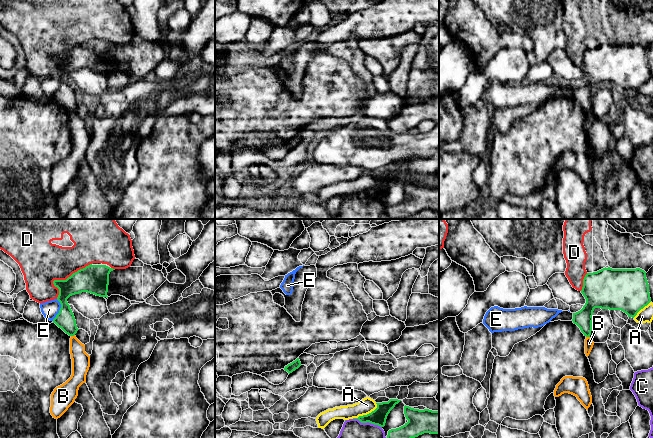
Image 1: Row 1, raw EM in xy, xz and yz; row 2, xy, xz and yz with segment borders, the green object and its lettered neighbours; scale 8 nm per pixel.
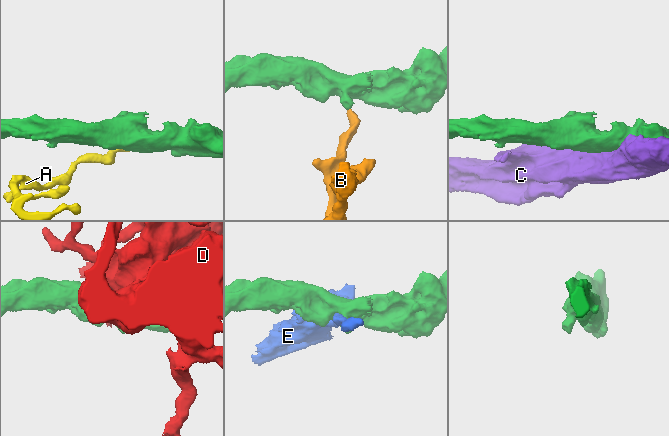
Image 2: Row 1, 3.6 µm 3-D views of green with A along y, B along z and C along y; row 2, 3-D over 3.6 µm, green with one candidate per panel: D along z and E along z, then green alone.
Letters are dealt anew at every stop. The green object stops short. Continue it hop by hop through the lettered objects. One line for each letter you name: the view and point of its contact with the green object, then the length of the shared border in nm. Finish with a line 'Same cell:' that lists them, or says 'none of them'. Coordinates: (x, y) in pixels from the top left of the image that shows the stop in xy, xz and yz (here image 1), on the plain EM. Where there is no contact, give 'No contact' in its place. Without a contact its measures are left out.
Same cell: none of them

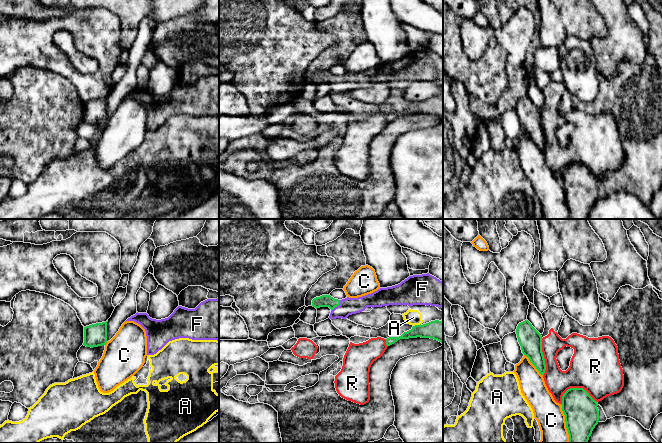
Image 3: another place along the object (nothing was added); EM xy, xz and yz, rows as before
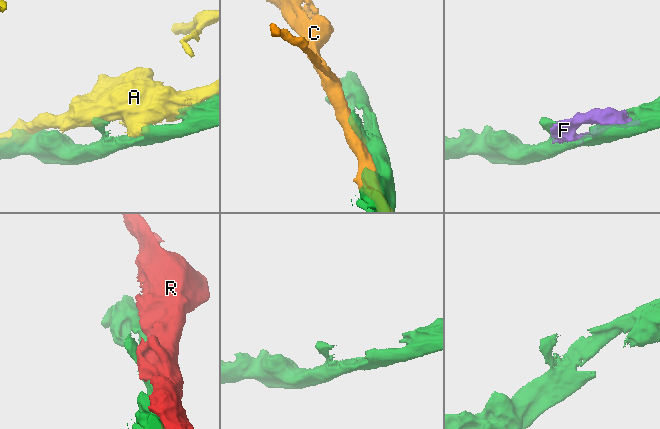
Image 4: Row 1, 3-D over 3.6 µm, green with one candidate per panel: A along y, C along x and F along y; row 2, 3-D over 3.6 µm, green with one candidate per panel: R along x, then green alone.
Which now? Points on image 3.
F: Touches green at xz (337, 81). Shared border 120 nm
Same cell: F

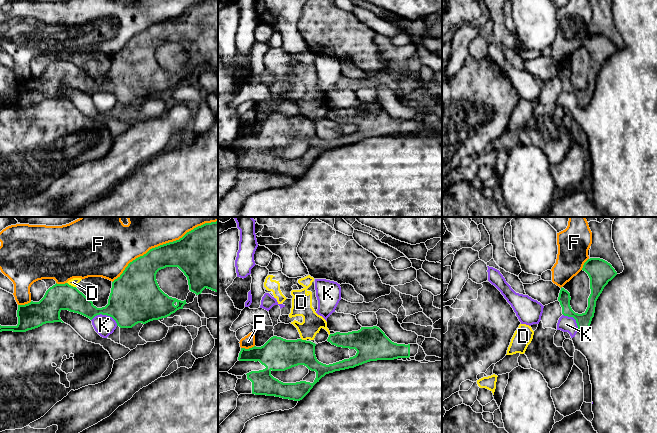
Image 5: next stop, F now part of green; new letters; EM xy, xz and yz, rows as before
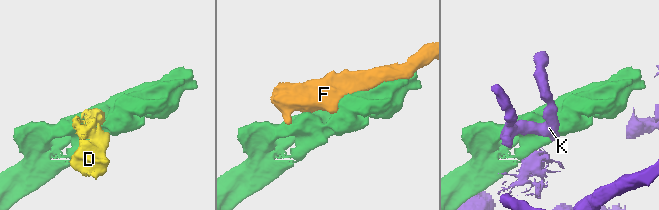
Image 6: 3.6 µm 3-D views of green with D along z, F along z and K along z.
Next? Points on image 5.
Same cell: none of them

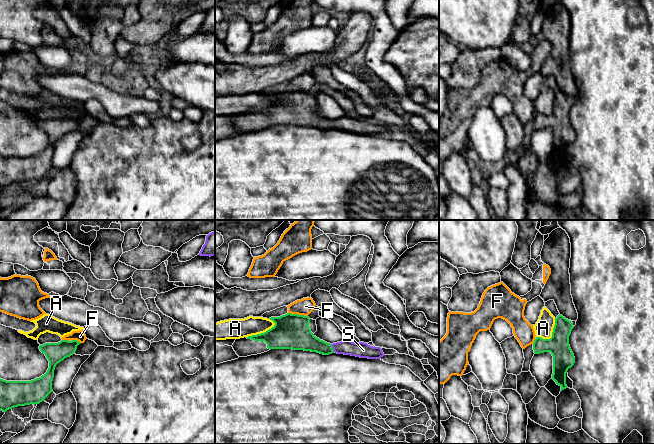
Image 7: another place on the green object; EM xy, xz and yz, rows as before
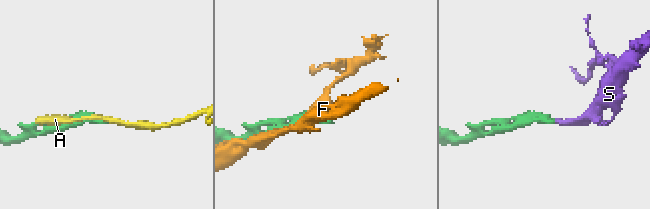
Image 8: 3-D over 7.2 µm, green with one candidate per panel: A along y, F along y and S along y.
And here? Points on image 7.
S: Touches green at xz (331, 123). Shared border 90 nm
Same cell: S

